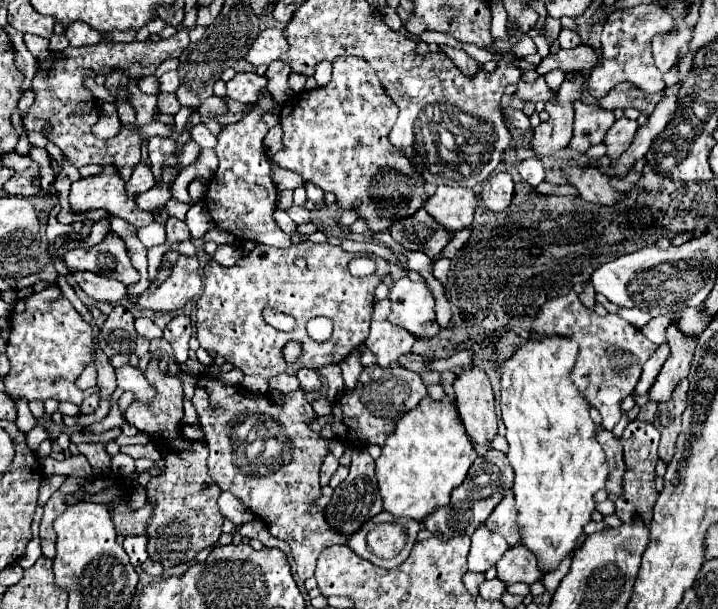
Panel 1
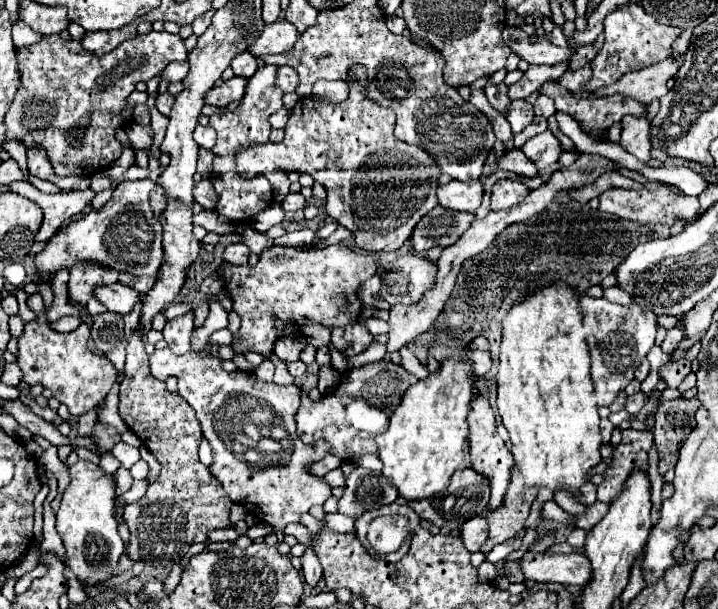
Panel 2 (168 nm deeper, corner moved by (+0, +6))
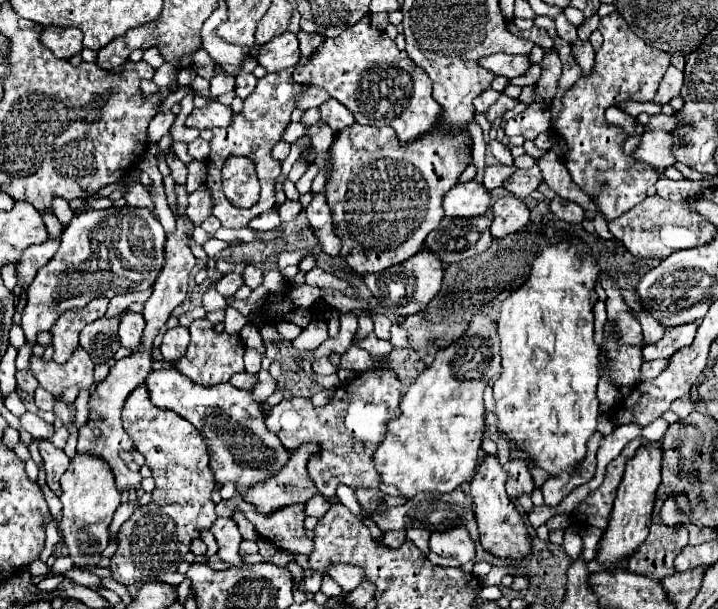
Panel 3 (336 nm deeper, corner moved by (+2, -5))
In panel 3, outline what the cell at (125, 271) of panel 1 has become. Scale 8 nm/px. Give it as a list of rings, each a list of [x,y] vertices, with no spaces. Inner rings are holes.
[[[101,297],[83,309],[65,311],[65,315],[61,315],[61,319],[57,319],[57,323],[51,329],[55,363],[65,363],[73,355],[73,351],[79,347],[79,331],[87,323],[93,323],[95,319],[103,317],[107,311],[107,305],[109,305],[109,299]]]

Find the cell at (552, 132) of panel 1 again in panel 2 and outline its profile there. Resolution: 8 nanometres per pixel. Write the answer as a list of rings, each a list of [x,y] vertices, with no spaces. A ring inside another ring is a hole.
[[[545,130],[533,138],[529,138],[523,148],[521,148],[533,162],[539,170],[555,164],[561,156],[561,142],[557,140],[557,136],[551,132],[551,130]]]

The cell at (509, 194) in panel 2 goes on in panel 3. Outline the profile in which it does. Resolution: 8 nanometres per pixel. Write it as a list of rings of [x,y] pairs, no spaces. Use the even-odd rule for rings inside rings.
[[[513,195],[497,199],[493,205],[493,213],[495,213],[495,219],[491,225],[491,235],[495,239],[503,239],[509,233],[523,229],[529,221],[527,205]]]

